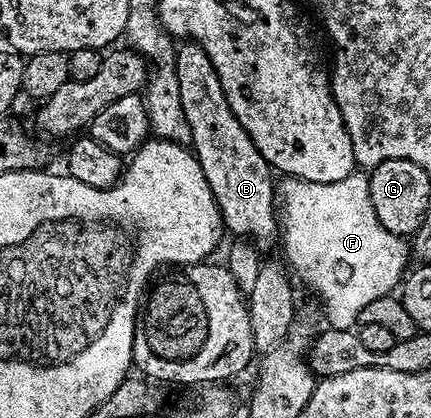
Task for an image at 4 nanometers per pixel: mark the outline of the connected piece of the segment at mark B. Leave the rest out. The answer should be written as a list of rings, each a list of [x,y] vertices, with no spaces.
[[[185,41],[177,51],[175,73],[179,77],[179,97],[183,100],[183,113],[187,117],[187,125],[191,129],[191,150],[197,156],[203,169],[203,177],[211,185],[211,193],[219,205],[221,222],[226,232],[234,231],[237,237],[244,237],[257,244],[257,250],[268,253],[279,243],[279,215],[275,210],[275,172],[269,162],[255,149],[255,141],[239,125],[239,117],[231,113],[231,105],[225,96],[223,85],[219,81],[219,73],[215,73],[215,65],[210,61],[205,49],[198,43]]]

